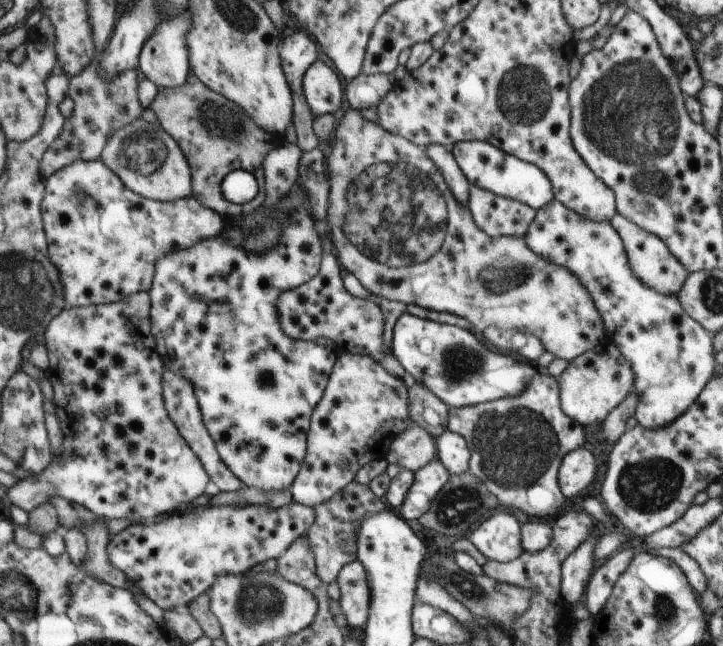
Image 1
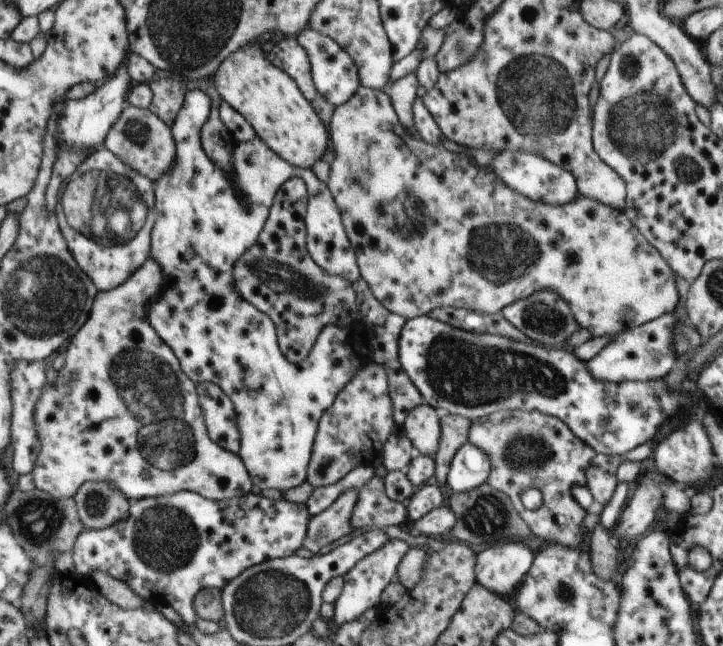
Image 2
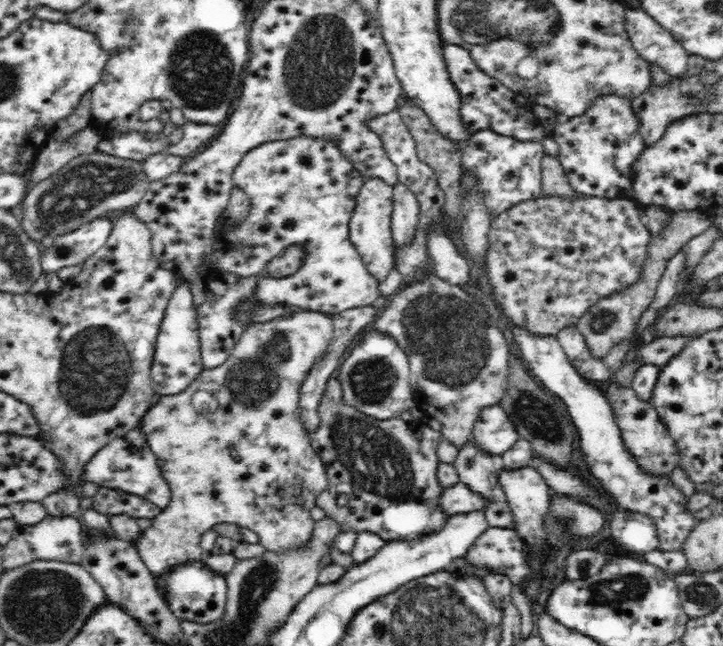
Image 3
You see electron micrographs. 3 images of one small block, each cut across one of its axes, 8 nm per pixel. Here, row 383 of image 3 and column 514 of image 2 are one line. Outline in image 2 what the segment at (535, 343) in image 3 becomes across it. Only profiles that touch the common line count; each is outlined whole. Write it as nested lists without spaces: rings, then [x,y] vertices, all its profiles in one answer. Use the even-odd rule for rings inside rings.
[[[522,542],[492,545],[478,554],[478,583],[500,596],[510,594],[525,578],[534,558]]]

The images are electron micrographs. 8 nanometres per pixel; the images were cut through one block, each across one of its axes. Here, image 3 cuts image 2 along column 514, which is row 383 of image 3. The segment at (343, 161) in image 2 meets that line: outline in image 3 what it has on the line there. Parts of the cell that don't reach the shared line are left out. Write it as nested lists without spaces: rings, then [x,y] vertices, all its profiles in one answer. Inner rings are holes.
[[[292,312],[290,316],[281,316],[268,322],[254,322],[252,325],[245,327],[242,337],[239,338],[230,359],[226,360],[225,364],[217,368],[204,369],[202,374],[184,392],[161,396],[160,401],[152,406],[139,422],[139,430],[142,431],[142,436],[147,446],[154,453],[161,476],[171,490],[171,499],[168,506],[163,508],[161,513],[153,518],[152,525],[140,534],[139,540],[135,545],[144,564],[150,569],[151,574],[154,575],[156,586],[164,598],[168,598],[168,592],[165,592],[165,587],[160,584],[162,578],[174,567],[178,567],[179,564],[202,560],[205,553],[199,545],[200,537],[206,530],[210,530],[216,524],[226,522],[226,524],[237,524],[241,527],[249,528],[260,536],[259,543],[265,550],[270,552],[283,552],[286,549],[298,548],[299,545],[303,545],[304,542],[310,540],[310,534],[314,530],[315,523],[310,517],[310,510],[314,508],[316,500],[323,497],[324,491],[329,488],[329,483],[328,477],[326,477],[325,465],[322,464],[321,457],[314,450],[311,439],[300,420],[299,390],[314,364],[320,361],[328,351],[332,338],[333,318],[331,315],[326,316],[326,314],[320,314],[320,312]],[[198,390],[206,390],[206,392],[212,392],[216,396],[219,403],[219,408],[216,412],[211,414],[209,411],[204,410],[204,412],[198,414],[194,410],[192,407],[192,397]]]

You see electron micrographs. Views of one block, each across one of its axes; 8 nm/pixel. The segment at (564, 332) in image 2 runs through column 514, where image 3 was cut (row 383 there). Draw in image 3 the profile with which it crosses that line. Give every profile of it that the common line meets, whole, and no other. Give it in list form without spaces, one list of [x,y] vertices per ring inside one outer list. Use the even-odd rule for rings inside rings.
[[[372,304],[362,306],[362,308],[348,308],[344,310],[344,312],[331,315],[333,318],[333,338],[332,341],[330,341],[328,351],[320,361],[314,364],[314,367],[310,370],[308,376],[306,376],[306,380],[304,380],[299,390],[300,402],[298,402],[298,405],[300,405],[300,420],[308,435],[318,428],[318,408],[323,398],[322,392],[326,390],[327,381],[334,376],[336,368],[339,368],[338,365],[340,364],[340,360],[342,360],[342,356],[344,356],[344,352],[350,348],[350,344],[356,340],[356,336],[358,336],[370,322],[374,322],[377,315],[378,310],[374,309]]]

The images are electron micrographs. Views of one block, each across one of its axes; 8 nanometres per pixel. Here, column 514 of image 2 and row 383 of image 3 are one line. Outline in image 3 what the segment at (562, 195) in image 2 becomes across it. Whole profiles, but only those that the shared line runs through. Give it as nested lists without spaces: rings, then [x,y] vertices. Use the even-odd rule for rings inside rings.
[[[184,284],[176,287],[167,302],[166,312],[160,322],[153,364],[151,384],[153,391],[160,396],[184,392],[203,372],[201,342],[198,334],[197,309],[194,308],[192,286]]]

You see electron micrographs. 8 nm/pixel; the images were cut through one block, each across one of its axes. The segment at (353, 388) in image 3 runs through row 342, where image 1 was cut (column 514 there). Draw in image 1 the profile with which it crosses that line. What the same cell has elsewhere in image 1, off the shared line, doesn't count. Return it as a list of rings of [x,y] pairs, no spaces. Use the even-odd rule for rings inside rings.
[[[405,312],[403,316],[400,316],[398,321],[395,323],[391,344],[391,352],[394,354],[394,357],[398,360],[398,362],[400,362],[402,368],[408,372],[409,380],[414,380],[415,382],[418,382],[418,384],[422,384],[424,388],[428,388],[429,392],[432,392],[432,394],[434,394],[437,398],[440,398],[440,400],[442,400],[442,402],[450,408],[463,408],[466,406],[481,405],[486,402],[498,401],[500,398],[518,396],[518,394],[522,394],[522,390],[526,390],[526,386],[529,386],[530,382],[533,381],[534,374],[538,374],[538,372],[540,372],[540,370],[536,370],[536,372],[534,372],[534,366],[530,366],[526,360],[523,360],[523,362],[518,364],[518,360],[516,360],[516,358],[512,358],[512,356],[508,356],[508,354],[500,354],[500,352],[496,352],[496,350],[490,350],[490,348],[488,348],[488,344],[487,346],[484,346],[484,344],[482,344],[482,342],[480,342],[480,340],[478,340],[472,332],[468,332],[468,329],[462,330],[462,328],[458,328],[458,326],[438,323],[429,319],[422,319],[407,312]]]

